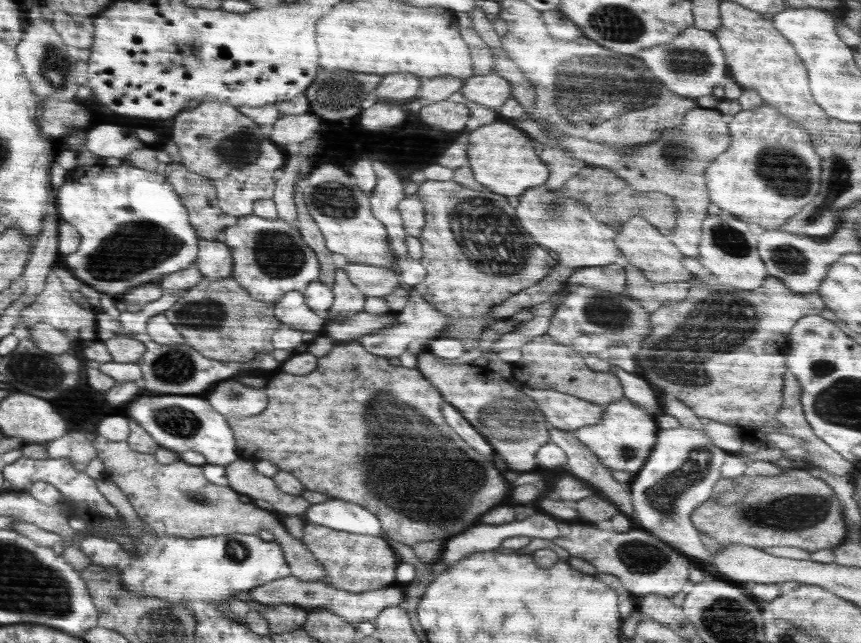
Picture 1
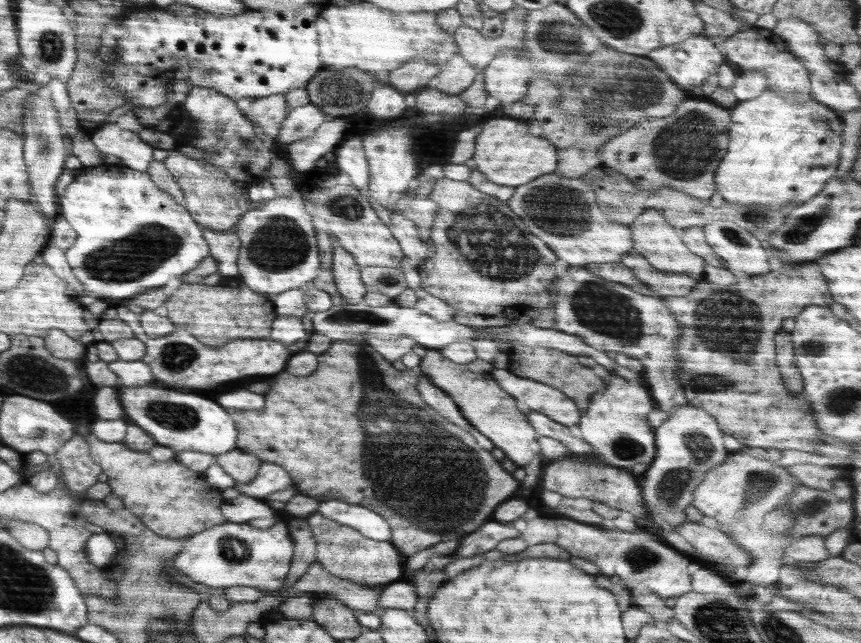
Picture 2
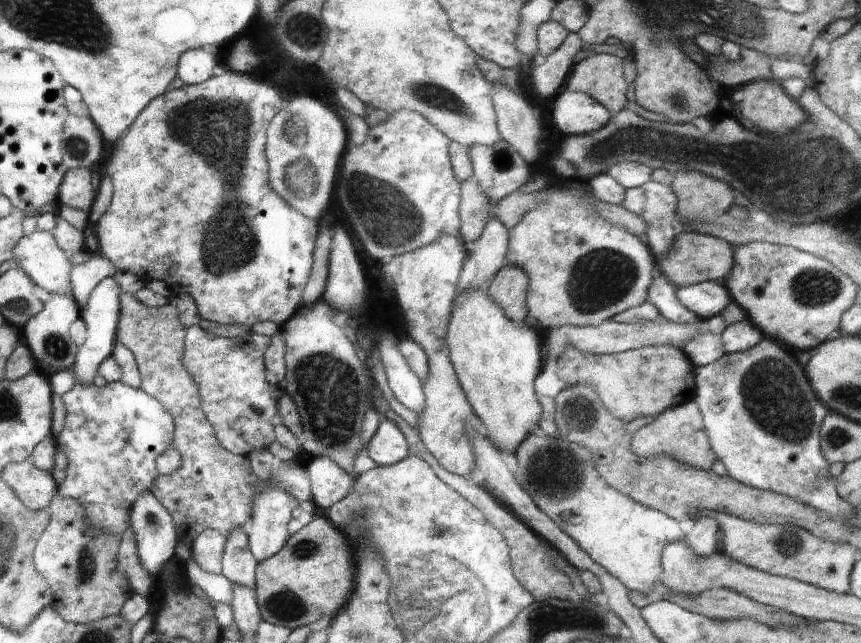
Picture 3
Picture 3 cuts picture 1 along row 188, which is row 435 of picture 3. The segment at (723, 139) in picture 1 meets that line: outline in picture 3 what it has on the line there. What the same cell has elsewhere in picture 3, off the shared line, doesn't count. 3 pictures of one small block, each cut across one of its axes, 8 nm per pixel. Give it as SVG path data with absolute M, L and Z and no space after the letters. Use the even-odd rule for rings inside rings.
M688 402L688 404L668 408L658 420L654 420L652 424L640 428L630 439L630 449L633 450L635 455L643 457L653 457L660 453L668 453L676 460L690 466L708 470L712 468L713 461L717 460L716 453L710 448L711 444L708 444L708 442L700 410L698 410L698 406L694 402Z

